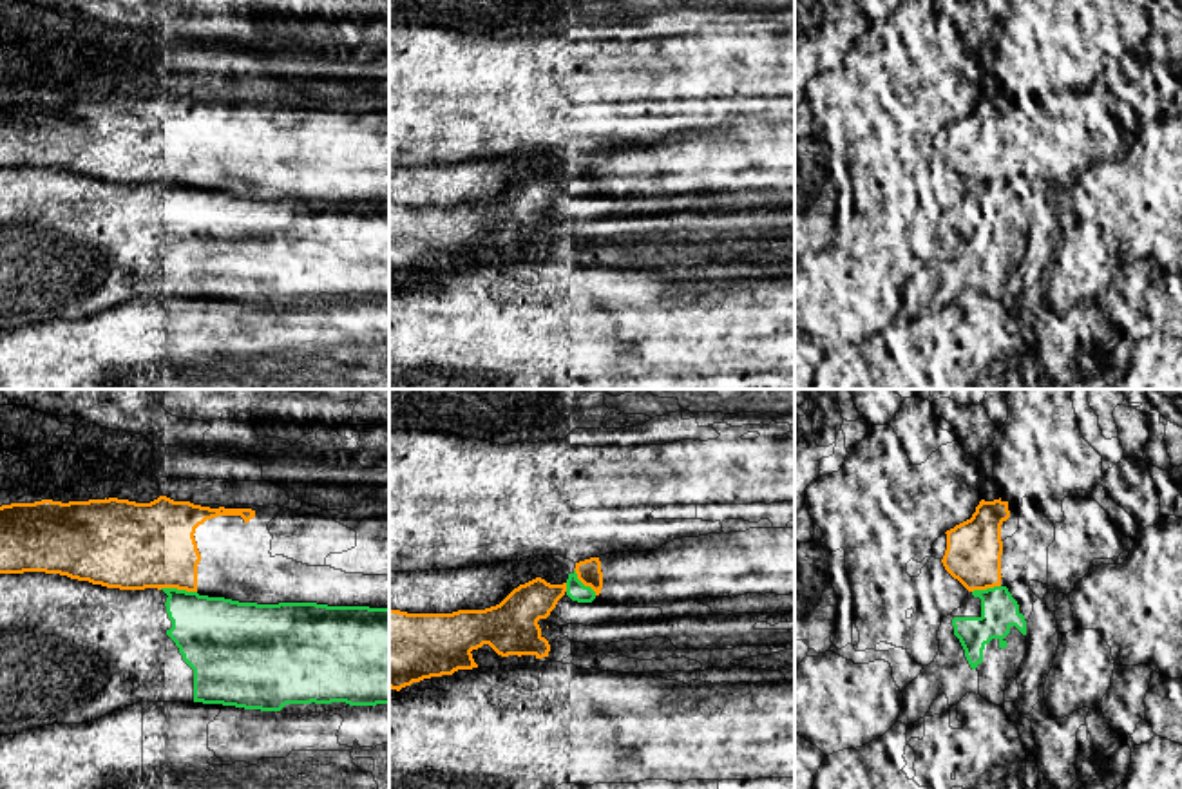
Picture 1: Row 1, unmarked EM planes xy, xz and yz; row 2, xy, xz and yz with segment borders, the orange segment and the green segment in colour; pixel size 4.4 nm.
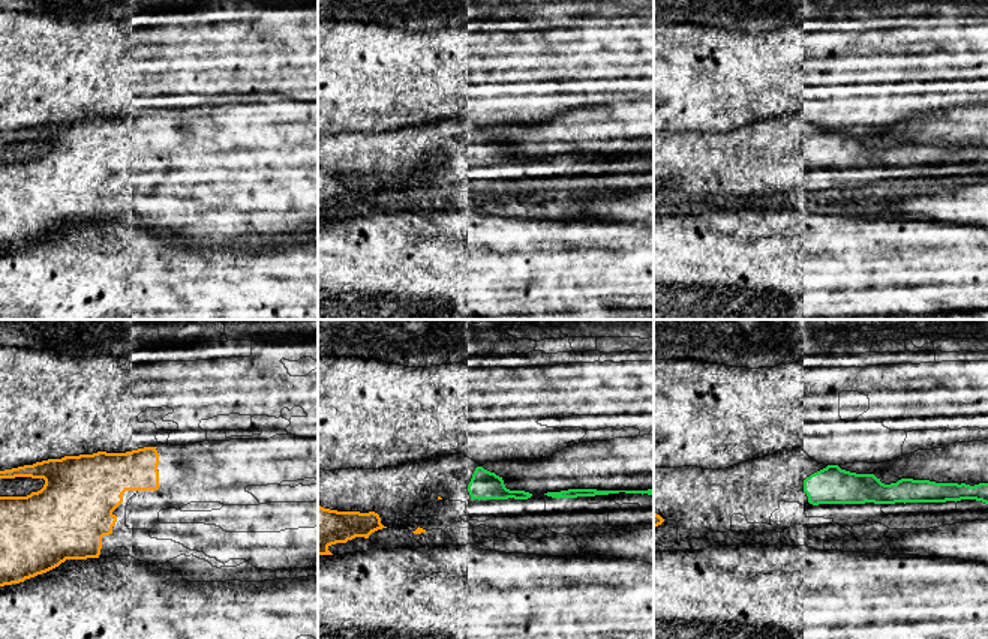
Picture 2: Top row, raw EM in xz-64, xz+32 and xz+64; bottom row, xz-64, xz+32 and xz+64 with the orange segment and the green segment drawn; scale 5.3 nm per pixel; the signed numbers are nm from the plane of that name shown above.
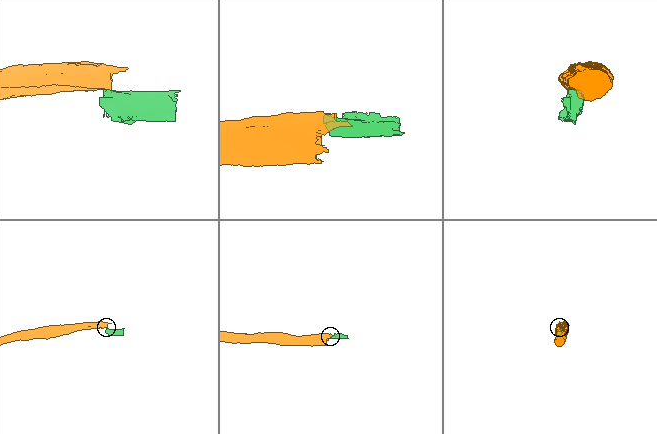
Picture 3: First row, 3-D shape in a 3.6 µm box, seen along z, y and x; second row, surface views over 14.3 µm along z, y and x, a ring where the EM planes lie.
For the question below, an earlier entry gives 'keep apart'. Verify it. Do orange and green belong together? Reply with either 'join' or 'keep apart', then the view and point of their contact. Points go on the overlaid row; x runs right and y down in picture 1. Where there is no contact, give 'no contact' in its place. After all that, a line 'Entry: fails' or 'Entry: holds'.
keep apart | xy (178, 589)
Entry: holds

